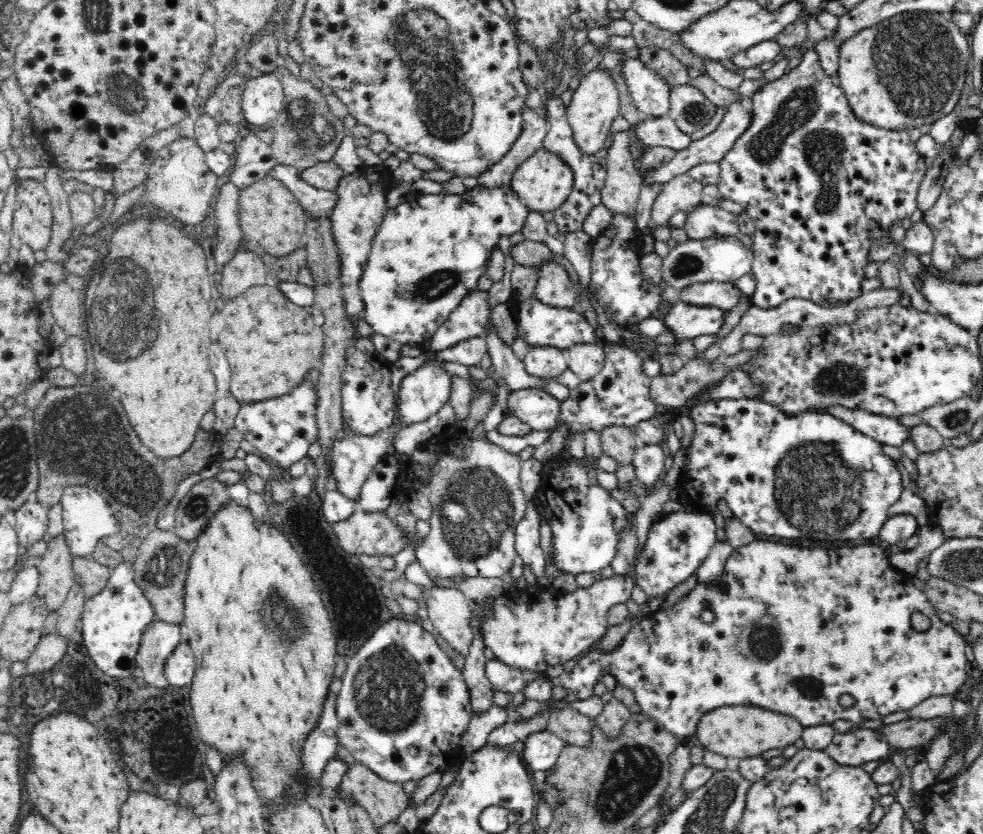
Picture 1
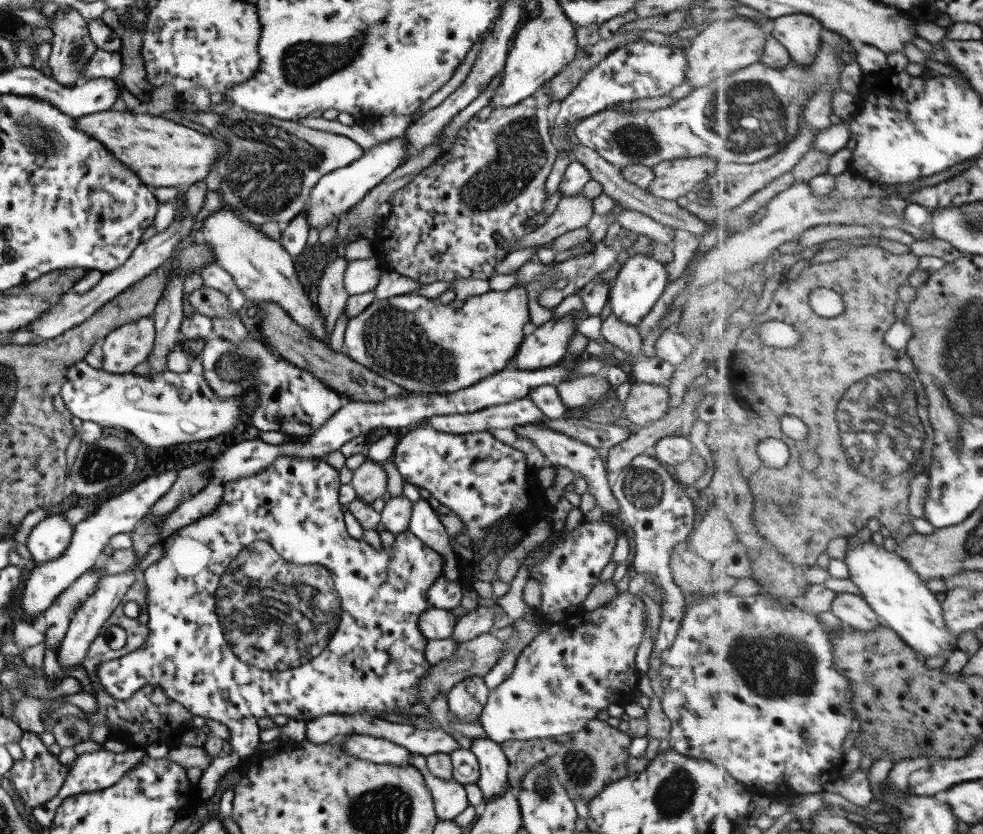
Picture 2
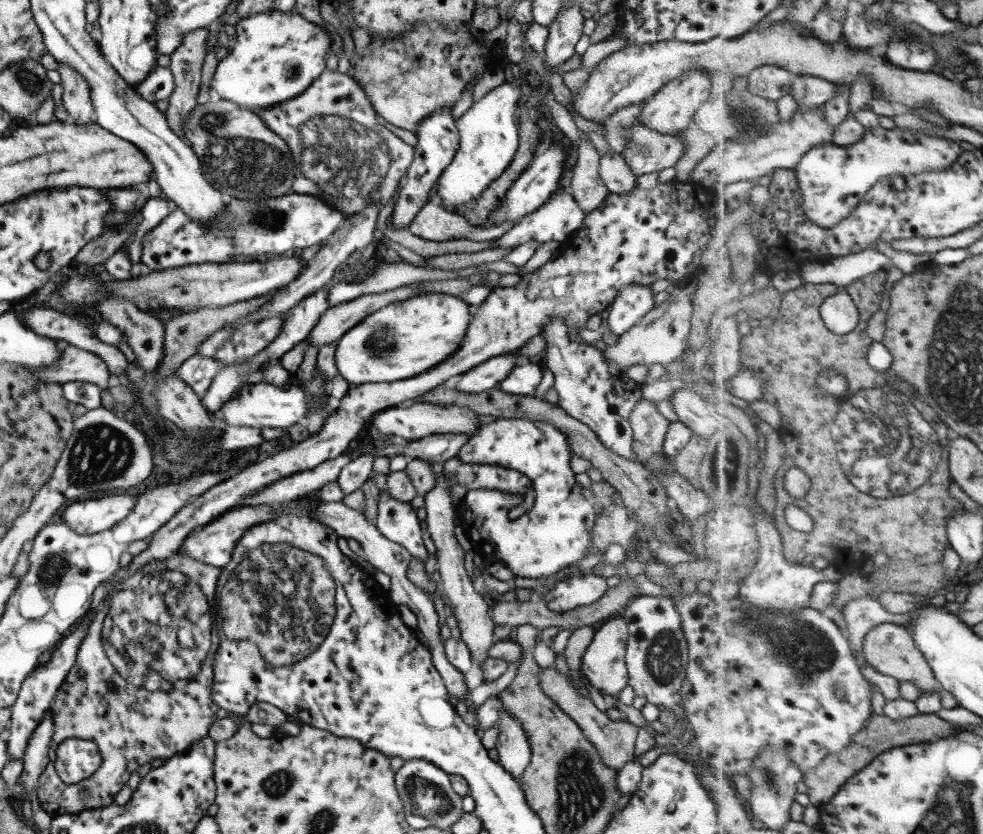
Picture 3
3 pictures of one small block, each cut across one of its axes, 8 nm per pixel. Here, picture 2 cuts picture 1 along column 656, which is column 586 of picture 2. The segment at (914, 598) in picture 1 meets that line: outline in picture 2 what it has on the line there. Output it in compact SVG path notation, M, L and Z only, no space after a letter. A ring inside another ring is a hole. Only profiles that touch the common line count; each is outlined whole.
M628 590L624 592L616 592L612 599L595 610L585 611L580 610L578 616L565 618L561 622L555 621L548 629L539 631L531 642L527 643L525 648L517 655L513 671L509 673L509 676L501 684L498 684L494 689L489 689L486 696L486 703L478 716L478 722L485 731L486 738L502 744L505 741L511 742L512 740L529 740L530 738L547 738L555 737L560 734L571 734L579 732L588 720L595 717L595 714L599 710L606 709L609 704L615 704L615 706L621 706L623 708L626 704L634 702L635 694L637 694L637 682L640 678L640 674L635 668L635 650L639 648L639 642L643 636L643 629L646 626L646 613L645 605L641 601L640 595L630 594Z

